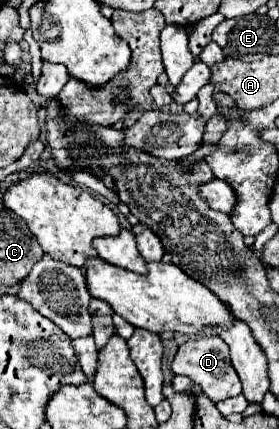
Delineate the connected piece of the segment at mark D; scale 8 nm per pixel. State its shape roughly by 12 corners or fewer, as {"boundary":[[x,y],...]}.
{"boundary":[[219,336],[179,346],[173,374],[215,404],[241,394]]}

